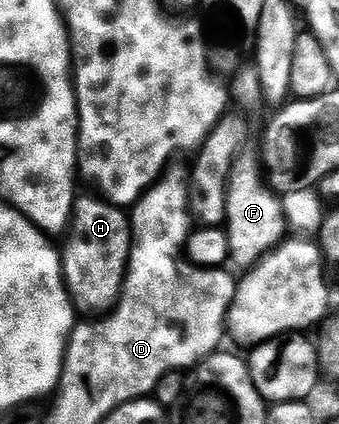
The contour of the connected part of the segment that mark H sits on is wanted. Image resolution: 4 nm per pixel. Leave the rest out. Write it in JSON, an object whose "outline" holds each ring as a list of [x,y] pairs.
{"outline":[[[77,195],[70,225],[73,240],[62,248],[64,283],[68,286],[68,295],[81,313],[88,312],[84,314],[103,313],[120,299],[124,274],[131,257],[132,222],[129,213],[103,195],[95,195]]]}

